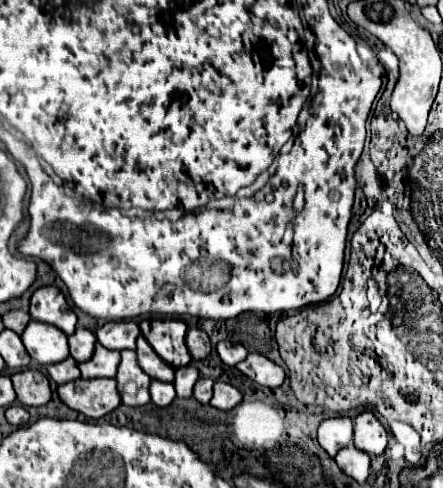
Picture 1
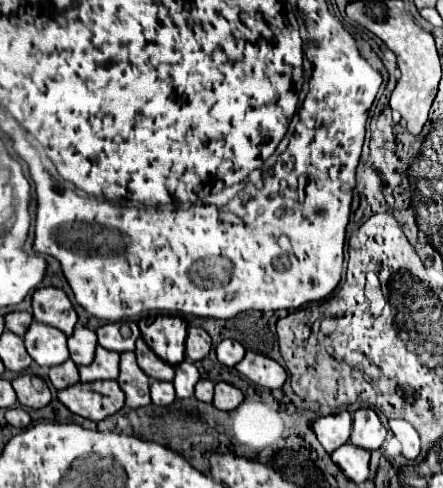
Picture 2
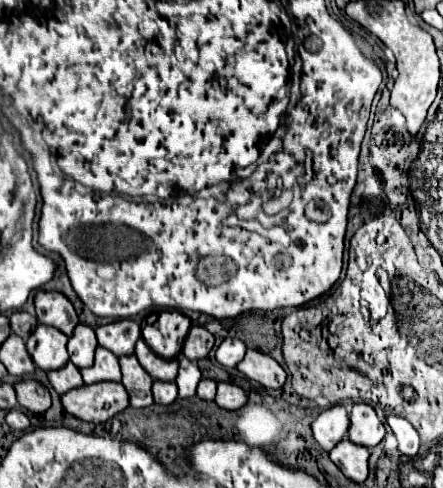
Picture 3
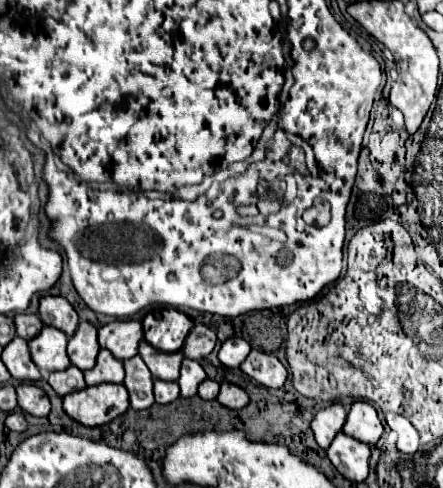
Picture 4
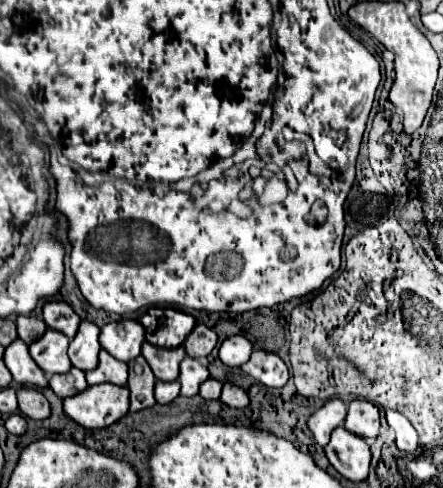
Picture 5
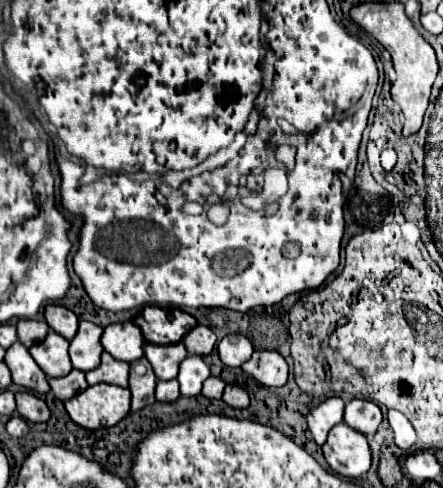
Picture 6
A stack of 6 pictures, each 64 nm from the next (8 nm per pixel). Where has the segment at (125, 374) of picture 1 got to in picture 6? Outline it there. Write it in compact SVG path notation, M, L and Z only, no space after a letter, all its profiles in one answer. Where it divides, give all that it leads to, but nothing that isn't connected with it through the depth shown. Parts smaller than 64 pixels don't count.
M140 358L130 364L130 392L132 392L132 412L154 404L154 386L156 376L146 358Z

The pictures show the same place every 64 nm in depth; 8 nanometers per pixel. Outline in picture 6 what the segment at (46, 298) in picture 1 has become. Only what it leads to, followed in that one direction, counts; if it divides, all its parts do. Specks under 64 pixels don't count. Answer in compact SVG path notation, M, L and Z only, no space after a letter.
M48 304L46 308L44 308L44 318L46 318L46 322L48 322L48 326L54 330L54 332L58 332L58 334L62 334L66 340L72 340L74 336L76 336L76 330L78 330L78 316L72 312L72 310L68 310L66 306L62 306L62 304Z

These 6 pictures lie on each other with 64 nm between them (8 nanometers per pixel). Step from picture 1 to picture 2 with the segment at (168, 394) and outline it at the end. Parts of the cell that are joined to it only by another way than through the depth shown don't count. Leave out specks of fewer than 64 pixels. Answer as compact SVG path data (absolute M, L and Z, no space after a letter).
M152 380L150 392L152 392L152 402L154 402L156 406L168 406L168 404L172 404L174 398L176 398L174 384L172 384L172 382L158 382L158 380Z

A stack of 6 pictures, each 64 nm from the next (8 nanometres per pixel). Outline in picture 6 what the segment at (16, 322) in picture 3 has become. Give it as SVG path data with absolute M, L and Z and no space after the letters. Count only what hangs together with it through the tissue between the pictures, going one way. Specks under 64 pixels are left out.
M18 320L18 340L30 348L32 344L40 342L48 334L48 324L44 320Z

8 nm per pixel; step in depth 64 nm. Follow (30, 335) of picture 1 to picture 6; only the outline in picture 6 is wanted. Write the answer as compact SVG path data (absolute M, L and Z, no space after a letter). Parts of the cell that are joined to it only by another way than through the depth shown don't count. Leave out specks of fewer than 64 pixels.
M50 330L40 344L34 344L30 348L30 354L36 364L46 372L46 376L64 376L72 370L68 358L68 340L54 330Z

